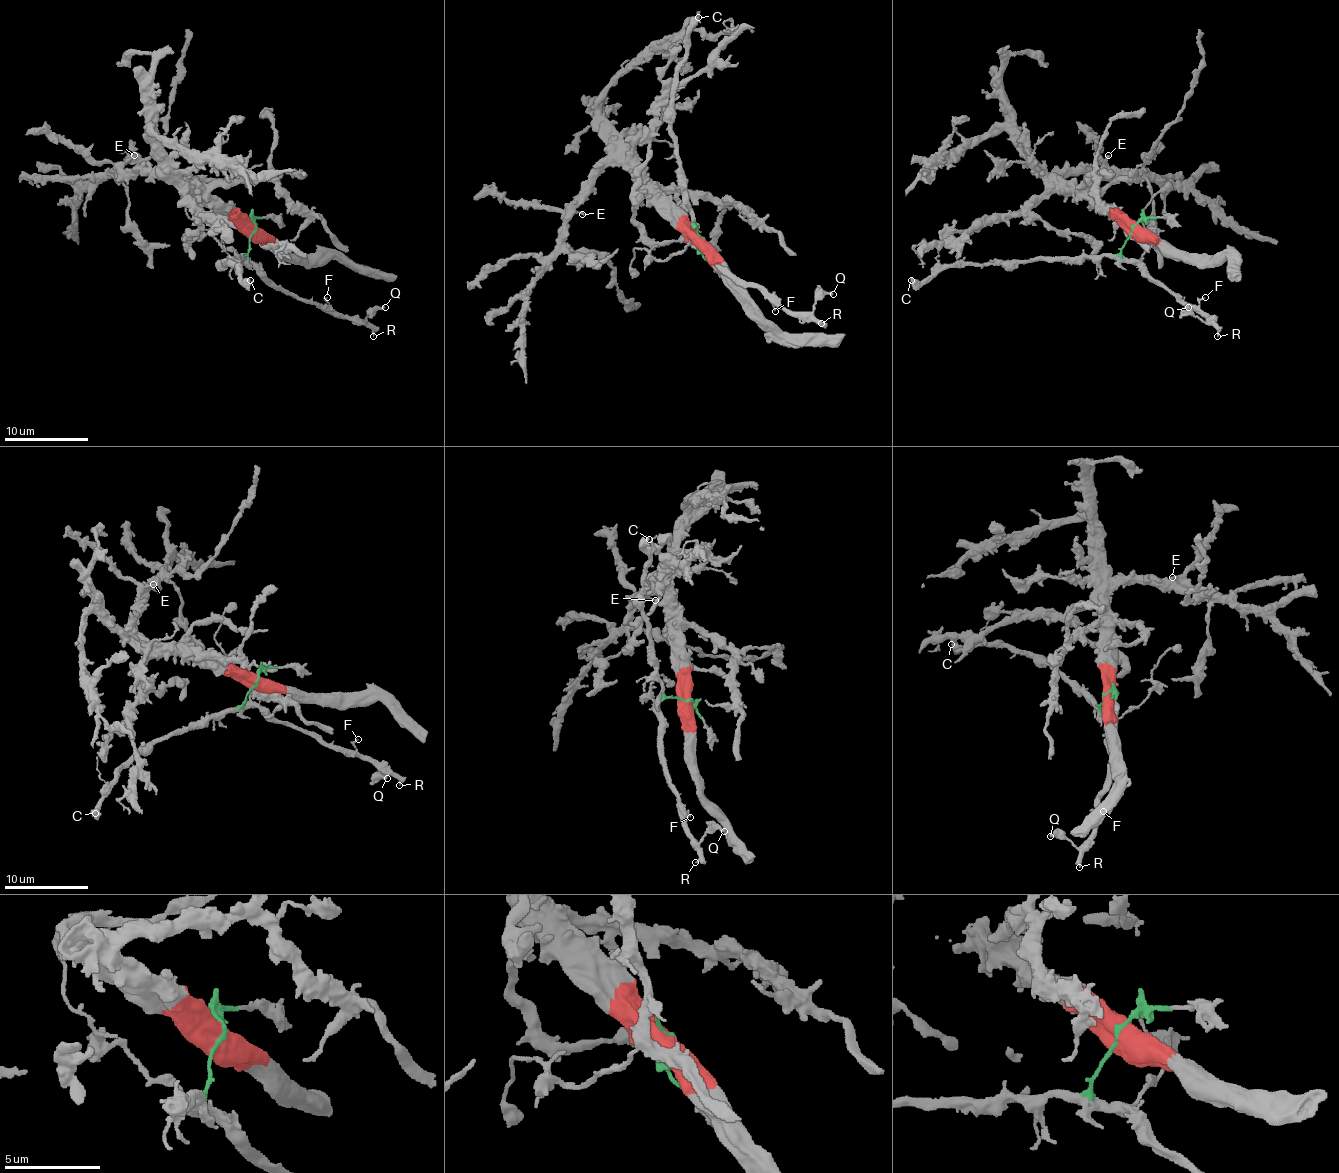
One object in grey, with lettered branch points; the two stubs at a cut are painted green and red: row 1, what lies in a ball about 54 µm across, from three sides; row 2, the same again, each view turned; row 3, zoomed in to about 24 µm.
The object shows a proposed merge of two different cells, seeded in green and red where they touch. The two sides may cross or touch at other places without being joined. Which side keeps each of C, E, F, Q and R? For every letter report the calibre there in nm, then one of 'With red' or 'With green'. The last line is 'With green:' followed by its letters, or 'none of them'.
C: Thickness 550 nm. With green
E: Thickness 190 nm. With red
F: Thickness 150 nm. With green
Q: Thickness 220 nm. With green
R: Thickness 190 nm. With green
With green: C, F, Q, R

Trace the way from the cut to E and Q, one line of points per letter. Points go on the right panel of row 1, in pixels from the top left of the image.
E: (1131, 230), (1127, 230), (1112, 215), (1077, 198), (1060, 181), (1062, 175), (1096, 173), (1108, 156)
Q: (1131, 230), (1121, 251), (1123, 255), (1180, 301), (1190, 303), (1205, 318), (1205, 322), (1188, 307)

